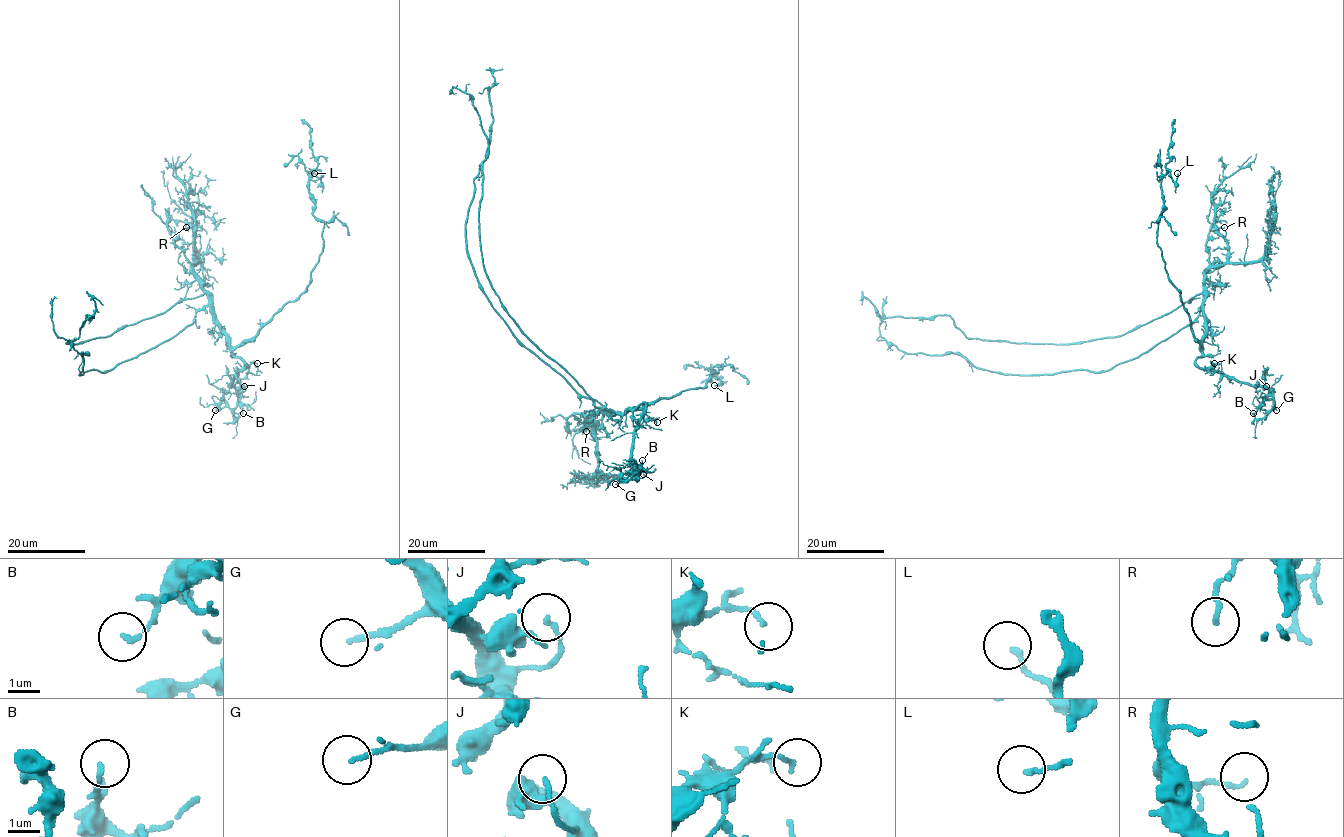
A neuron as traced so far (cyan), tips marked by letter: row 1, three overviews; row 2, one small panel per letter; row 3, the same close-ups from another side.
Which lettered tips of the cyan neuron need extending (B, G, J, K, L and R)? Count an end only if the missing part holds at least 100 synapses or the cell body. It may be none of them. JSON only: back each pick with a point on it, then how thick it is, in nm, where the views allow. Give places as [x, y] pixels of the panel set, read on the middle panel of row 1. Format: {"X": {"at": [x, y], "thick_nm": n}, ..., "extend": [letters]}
{"G": {"at": [615, 484], "thick_nm": 160}, "extend": ["G"]}

